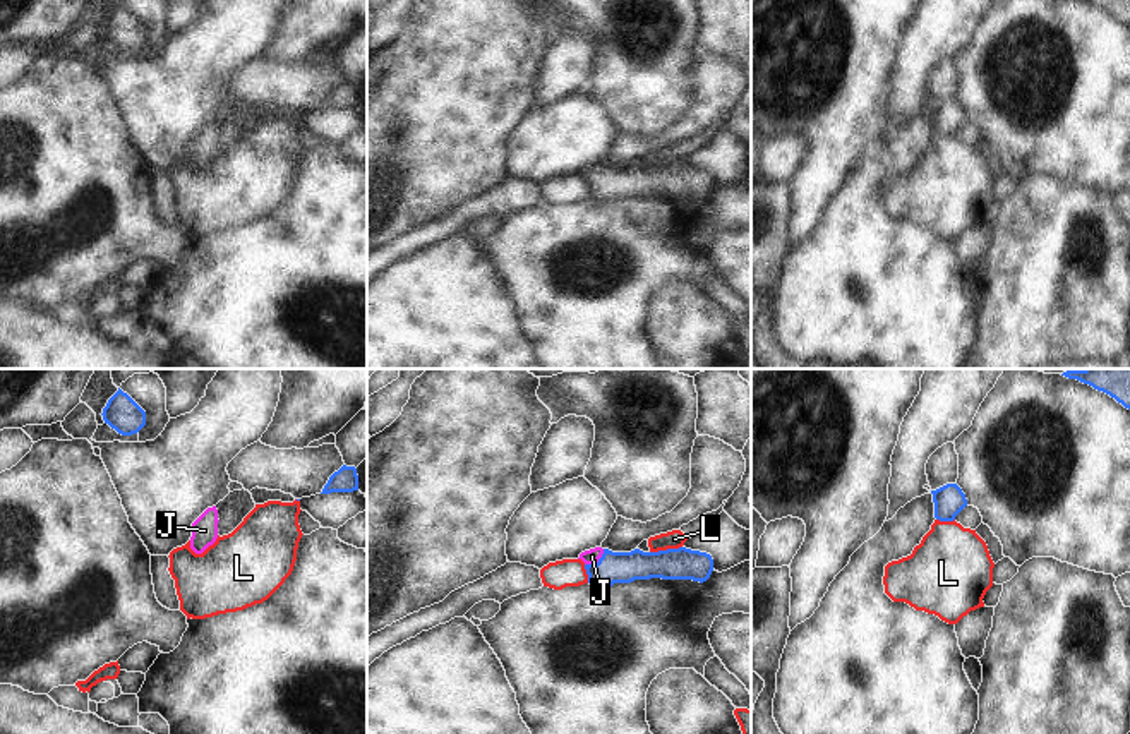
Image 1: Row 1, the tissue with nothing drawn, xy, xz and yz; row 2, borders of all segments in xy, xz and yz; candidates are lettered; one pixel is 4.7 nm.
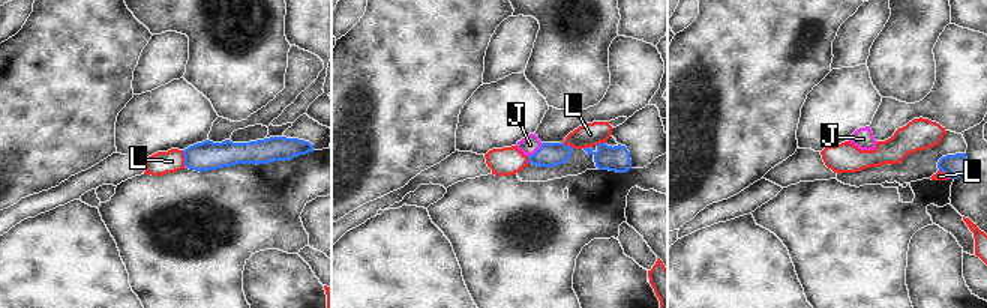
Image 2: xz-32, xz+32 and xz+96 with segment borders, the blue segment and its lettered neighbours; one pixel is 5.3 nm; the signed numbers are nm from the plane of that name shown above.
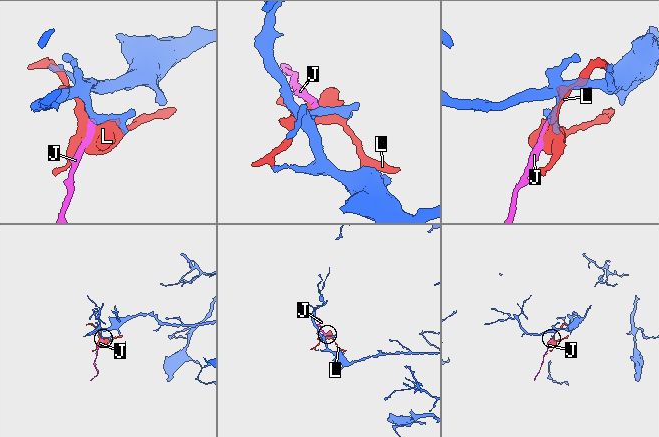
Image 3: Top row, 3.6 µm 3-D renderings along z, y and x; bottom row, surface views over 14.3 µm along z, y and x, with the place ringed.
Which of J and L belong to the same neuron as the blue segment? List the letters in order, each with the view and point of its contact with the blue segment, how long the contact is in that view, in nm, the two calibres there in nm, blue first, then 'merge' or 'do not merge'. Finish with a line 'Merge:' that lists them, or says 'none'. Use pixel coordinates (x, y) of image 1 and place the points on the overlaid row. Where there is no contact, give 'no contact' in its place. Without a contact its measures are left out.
J: xz (599, 561) | 120 nm | 140/70 nm | merge
L: xz (667, 549) | 160 nm | 150/90 nm | do not merge
Merge: J

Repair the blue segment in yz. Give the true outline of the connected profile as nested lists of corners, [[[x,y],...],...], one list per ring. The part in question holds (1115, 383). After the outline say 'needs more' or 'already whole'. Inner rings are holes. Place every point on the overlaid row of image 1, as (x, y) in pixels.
[[[1130,369],[1067,370],[1061,376],[1089,384],[1130,410]]] | already whole

